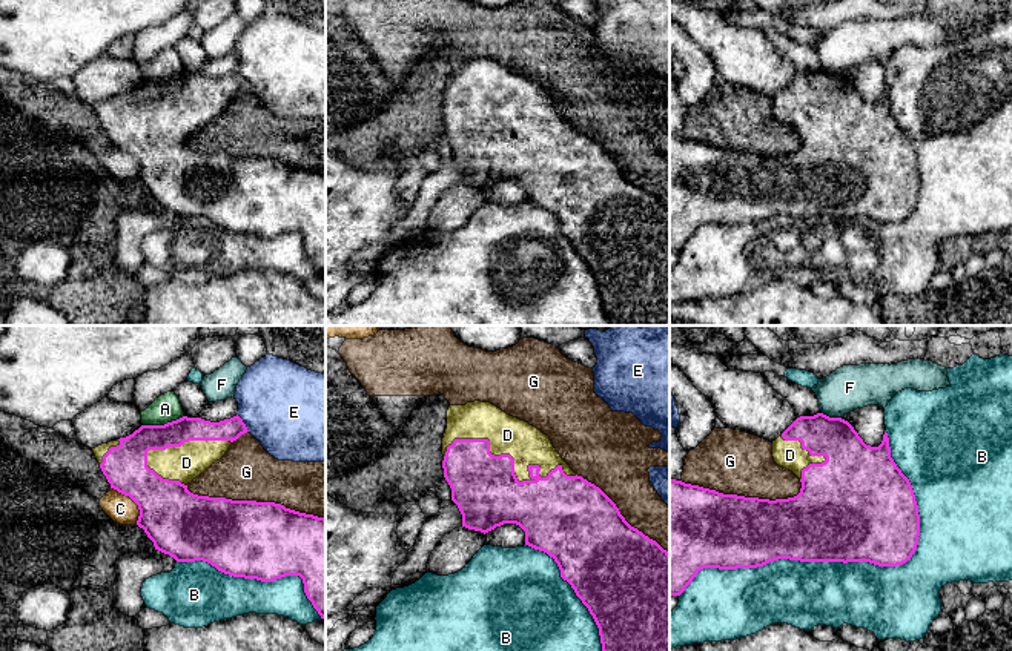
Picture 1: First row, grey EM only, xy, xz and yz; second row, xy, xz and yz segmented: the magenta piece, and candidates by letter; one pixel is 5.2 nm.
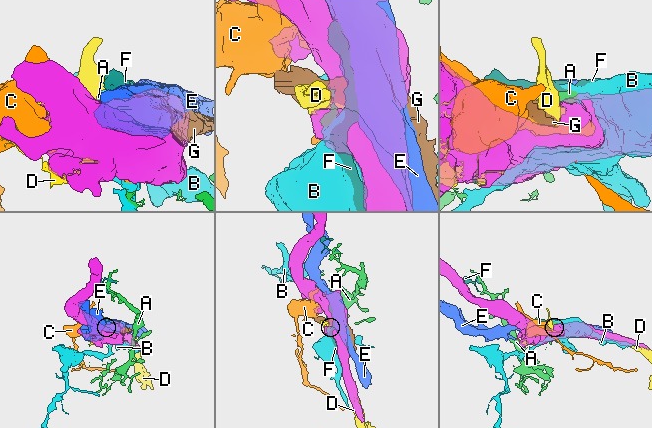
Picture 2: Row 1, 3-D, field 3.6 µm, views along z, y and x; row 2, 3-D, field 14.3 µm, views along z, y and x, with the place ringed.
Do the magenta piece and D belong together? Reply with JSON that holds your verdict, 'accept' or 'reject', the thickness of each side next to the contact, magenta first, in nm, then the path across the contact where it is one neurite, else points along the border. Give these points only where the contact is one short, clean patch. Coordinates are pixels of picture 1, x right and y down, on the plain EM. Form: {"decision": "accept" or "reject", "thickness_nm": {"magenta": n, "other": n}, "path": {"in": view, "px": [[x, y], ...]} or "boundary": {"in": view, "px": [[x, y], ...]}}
{"decision": "accept", "thickness_nm": {"magenta": 340, "other": 200}}

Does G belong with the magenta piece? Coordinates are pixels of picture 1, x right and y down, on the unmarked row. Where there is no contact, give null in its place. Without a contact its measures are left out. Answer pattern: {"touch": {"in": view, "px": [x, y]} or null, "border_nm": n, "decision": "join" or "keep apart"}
{"touch": {"in": "xy", "px": [255, 157]}, "border_nm": 750, "decision": "keep apart"}

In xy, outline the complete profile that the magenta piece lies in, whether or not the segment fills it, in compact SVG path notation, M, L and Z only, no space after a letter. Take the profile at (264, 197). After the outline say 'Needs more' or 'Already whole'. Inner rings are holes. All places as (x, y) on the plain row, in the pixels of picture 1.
M236 71L220 78L183 72L164 81L141 81L132 91L92 104L111 144L129 152L140 166L137 181L155 206L177 218L203 216L218 227L273 238L299 232L304 249L326 276L326 175L275 158L198 152L187 141L220 117L247 89Z. Needs more

